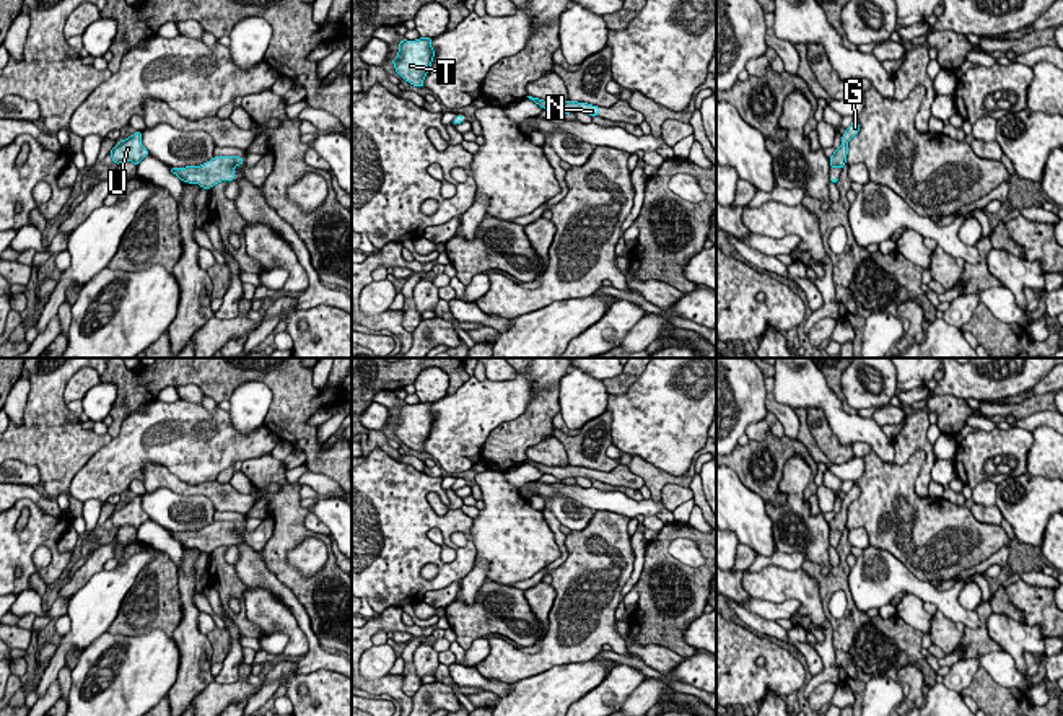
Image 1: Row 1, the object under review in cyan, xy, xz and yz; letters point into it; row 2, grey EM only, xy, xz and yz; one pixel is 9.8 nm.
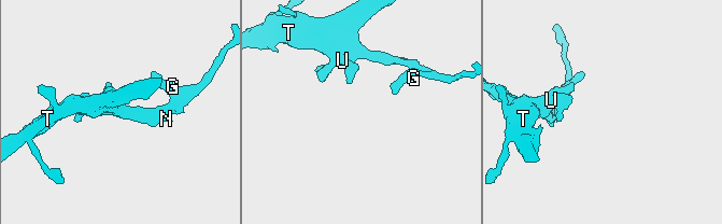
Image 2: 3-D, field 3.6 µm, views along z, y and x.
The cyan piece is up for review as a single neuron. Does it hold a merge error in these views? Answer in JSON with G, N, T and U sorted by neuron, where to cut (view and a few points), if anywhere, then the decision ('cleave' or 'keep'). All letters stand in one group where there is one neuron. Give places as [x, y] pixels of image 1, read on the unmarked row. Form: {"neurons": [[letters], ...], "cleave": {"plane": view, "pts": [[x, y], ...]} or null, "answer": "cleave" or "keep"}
{"neurons": [["G", "N", "T", "U"]], "cleave": null, "answer": "keep"}

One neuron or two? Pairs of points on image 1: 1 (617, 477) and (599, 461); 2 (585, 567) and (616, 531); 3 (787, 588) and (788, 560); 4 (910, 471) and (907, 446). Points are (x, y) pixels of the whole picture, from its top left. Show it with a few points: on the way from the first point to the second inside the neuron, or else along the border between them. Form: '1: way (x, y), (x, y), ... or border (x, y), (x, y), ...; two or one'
1: border (621, 464), (611, 471), (599, 472); two
2: way (593, 558), (608, 539); one
3: border (800, 568), (788, 570), (765, 565), (749, 571); two
4: border (923, 449), (925, 461), (915, 482), (918, 497); two

